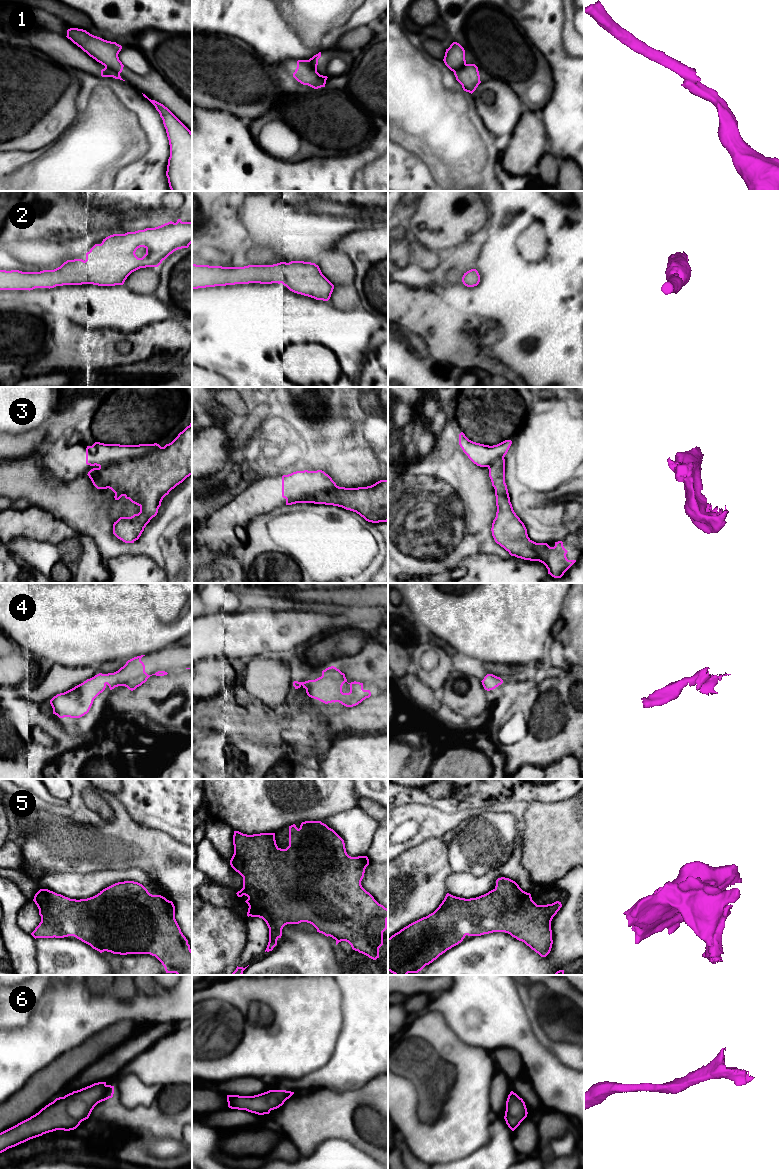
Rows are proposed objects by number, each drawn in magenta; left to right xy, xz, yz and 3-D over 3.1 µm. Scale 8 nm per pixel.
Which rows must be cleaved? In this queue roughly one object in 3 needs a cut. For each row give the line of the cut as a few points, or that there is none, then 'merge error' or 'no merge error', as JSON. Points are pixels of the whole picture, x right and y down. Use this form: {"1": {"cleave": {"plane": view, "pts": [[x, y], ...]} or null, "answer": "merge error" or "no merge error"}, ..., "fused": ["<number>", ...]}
{"1": {"cleave": {"plane": "xy", "pts": [[105, 66], [119, 74]]}, "answer": "merge error"}, "2": {"cleave": null, "answer": "no merge error"}, "3": {"cleave": {"plane": "xy", "pts": [[162, 447], [141, 456], [123, 458], [99, 467]]}, "answer": "merge error"}, "4": {"cleave": null, "answer": "no merge error"}, "5": {"cleave": null, "answer": "no merge error"}, "6": {"cleave": null, "answer": "no merge error"}, "fused": ["1", "3"]}

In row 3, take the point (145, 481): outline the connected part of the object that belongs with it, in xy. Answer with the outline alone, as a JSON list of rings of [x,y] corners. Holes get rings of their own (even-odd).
[[[192,422],[169,444],[147,455],[137,458],[123,459],[109,466],[91,469],[88,474],[97,489],[111,489],[115,493],[115,500],[122,496],[140,507],[140,512],[131,517],[120,517],[113,524],[113,534],[125,543],[134,543],[139,539],[144,528],[158,513],[163,498],[177,485],[192,475]]]

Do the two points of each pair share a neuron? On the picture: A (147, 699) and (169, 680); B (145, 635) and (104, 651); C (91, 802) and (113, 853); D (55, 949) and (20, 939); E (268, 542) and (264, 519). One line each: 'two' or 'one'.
A: one
B: one
C: two
D: two
E: one

